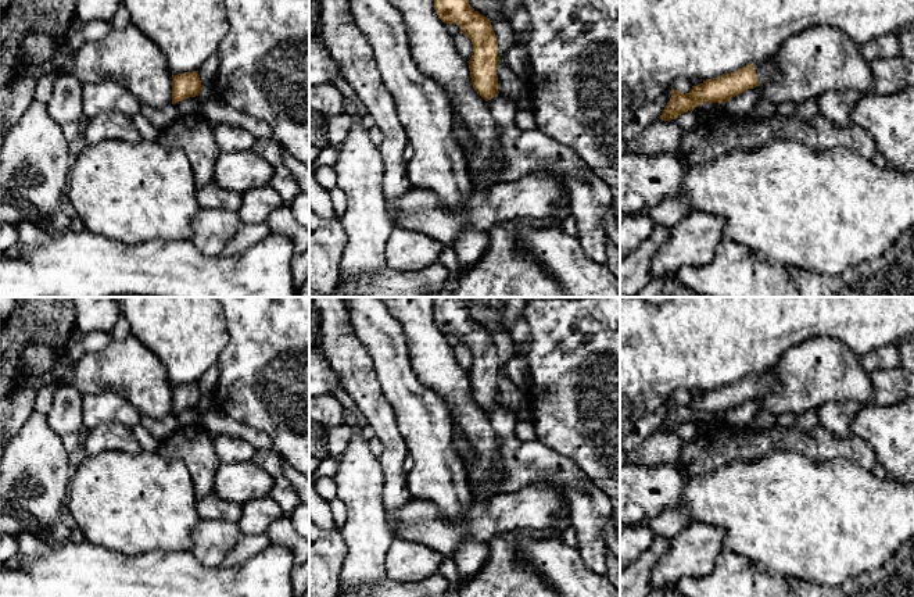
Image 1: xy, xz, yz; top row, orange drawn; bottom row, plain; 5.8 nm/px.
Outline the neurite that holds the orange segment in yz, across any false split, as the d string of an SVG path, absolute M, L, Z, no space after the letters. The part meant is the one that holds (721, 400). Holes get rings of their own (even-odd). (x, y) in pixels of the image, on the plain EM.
M773 365L748 375L746 378L718 389L706 390L698 397L692 397L689 404L680 404L673 400L671 410L663 421L660 430L671 432L678 426L693 422L702 414L727 414L732 408L759 396L766 396L771 390L778 390L781 382Z

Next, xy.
M198 382L172 387L172 415L196 408L202 401Z

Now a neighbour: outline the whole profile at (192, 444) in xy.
M201 423L180 426L159 443L157 451L162 457L180 460L187 466L197 500L214 491L221 460L215 451L214 436Z

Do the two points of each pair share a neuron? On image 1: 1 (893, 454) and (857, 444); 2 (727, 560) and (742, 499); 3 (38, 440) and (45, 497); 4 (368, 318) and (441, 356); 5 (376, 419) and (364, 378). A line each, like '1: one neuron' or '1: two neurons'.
1: two neurons
2: two neurons
3: one neuron
4: two neurons
5: one neuron

